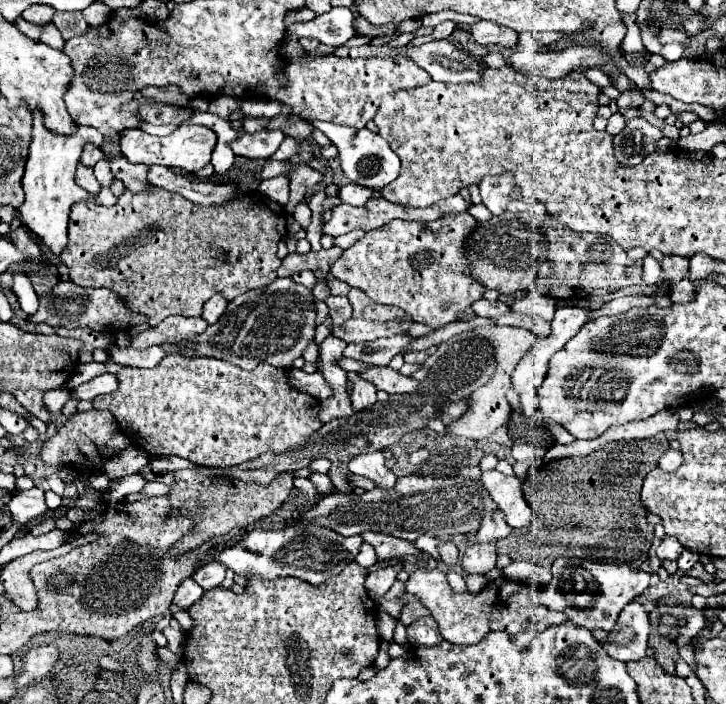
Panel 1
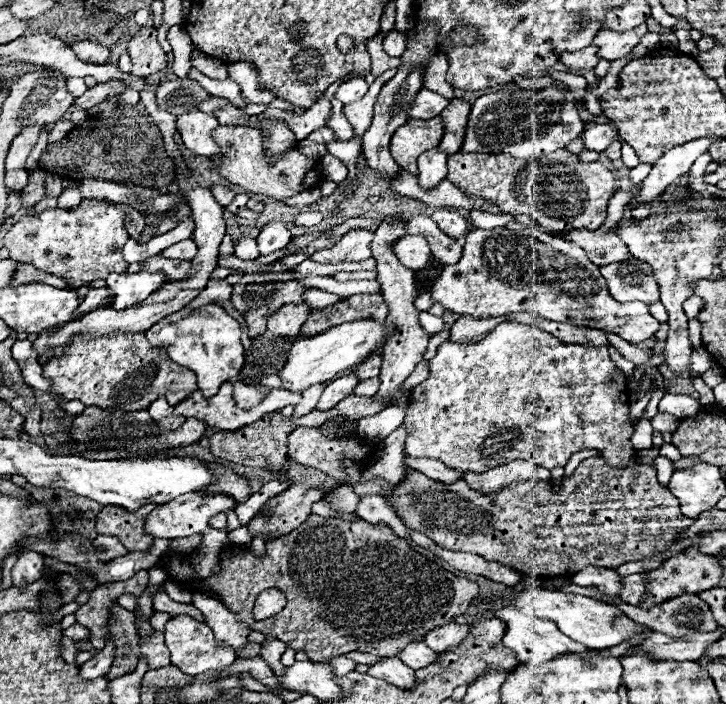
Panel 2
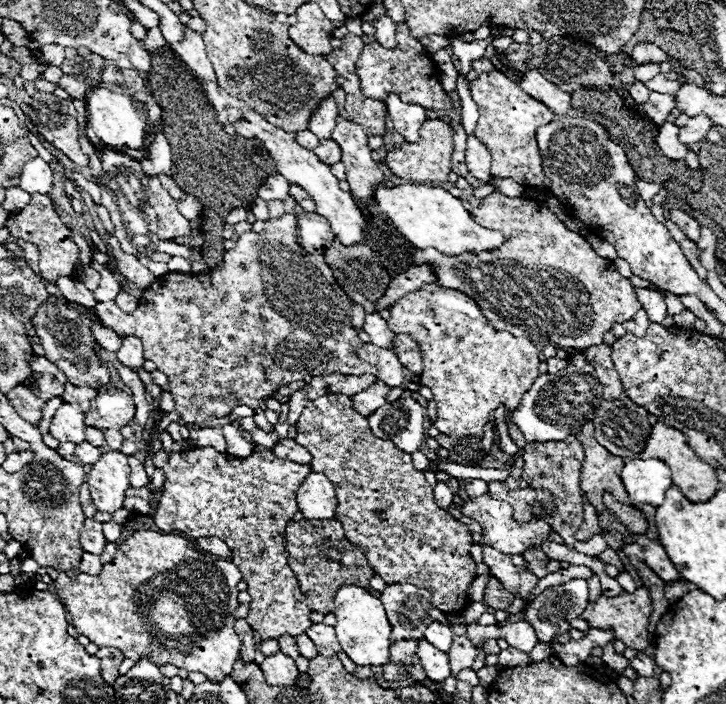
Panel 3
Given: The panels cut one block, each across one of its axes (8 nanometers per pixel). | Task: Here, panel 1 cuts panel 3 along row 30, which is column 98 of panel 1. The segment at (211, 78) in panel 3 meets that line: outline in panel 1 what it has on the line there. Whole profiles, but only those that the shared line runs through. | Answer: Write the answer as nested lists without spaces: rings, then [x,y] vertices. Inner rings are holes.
[[[86,168],[86,174],[76,174],[76,184],[78,184],[80,188],[84,188],[92,198],[98,196],[98,192],[100,192],[100,188],[102,188],[102,186],[96,182],[96,178],[94,178],[92,168]]]

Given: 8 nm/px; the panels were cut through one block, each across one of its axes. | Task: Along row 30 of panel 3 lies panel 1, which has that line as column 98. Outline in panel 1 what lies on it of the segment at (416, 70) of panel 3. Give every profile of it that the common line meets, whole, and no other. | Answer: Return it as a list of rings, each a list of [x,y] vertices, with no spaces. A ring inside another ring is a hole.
[[[170,354],[152,370],[126,366],[116,372],[116,378],[118,390],[94,398],[94,408],[110,410],[120,432],[152,456],[180,456],[198,466],[226,468],[254,460],[264,452],[280,454],[302,446],[322,428],[318,418],[320,402],[292,388],[288,374],[266,362],[260,362],[254,370],[242,370],[218,358],[184,358],[180,354]]]

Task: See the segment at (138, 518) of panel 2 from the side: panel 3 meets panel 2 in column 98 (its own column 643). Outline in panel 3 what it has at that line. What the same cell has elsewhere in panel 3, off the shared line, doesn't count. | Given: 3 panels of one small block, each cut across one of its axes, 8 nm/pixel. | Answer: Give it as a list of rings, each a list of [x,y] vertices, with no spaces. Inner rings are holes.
[[[608,492],[602,496],[602,502],[604,502],[606,510],[608,510],[610,514],[614,514],[616,520],[618,520],[620,524],[624,524],[630,532],[634,532],[634,534],[646,534],[646,532],[648,532],[648,520],[646,520],[646,516],[640,512],[640,508],[622,504],[622,502],[618,502],[618,500],[616,500],[612,494],[608,494]]]

